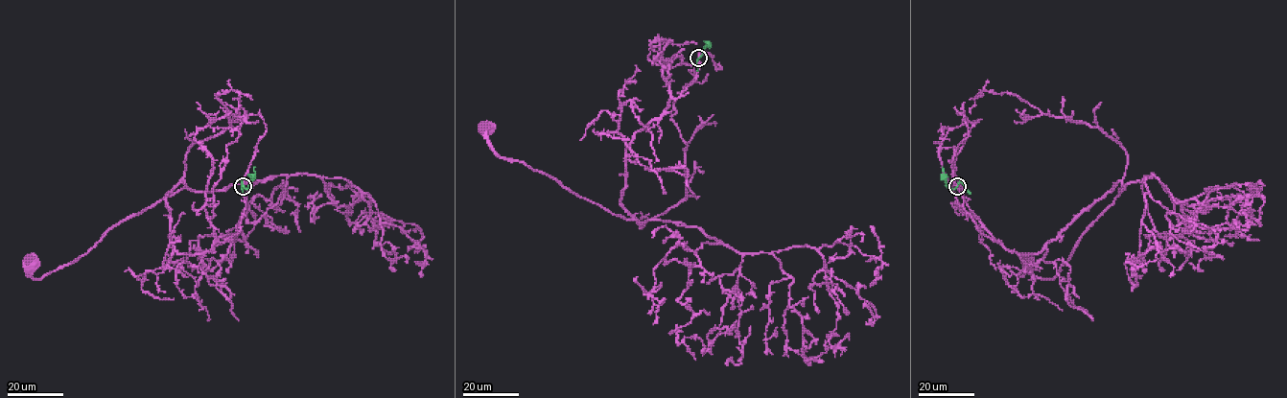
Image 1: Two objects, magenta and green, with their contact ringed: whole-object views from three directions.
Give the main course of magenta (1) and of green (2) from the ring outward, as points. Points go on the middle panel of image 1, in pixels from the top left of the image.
1: (698, 58), (695, 79), (626, 150), (620, 204), (640, 223), (501, 157), (486, 127)
2: (698, 58), (711, 42)

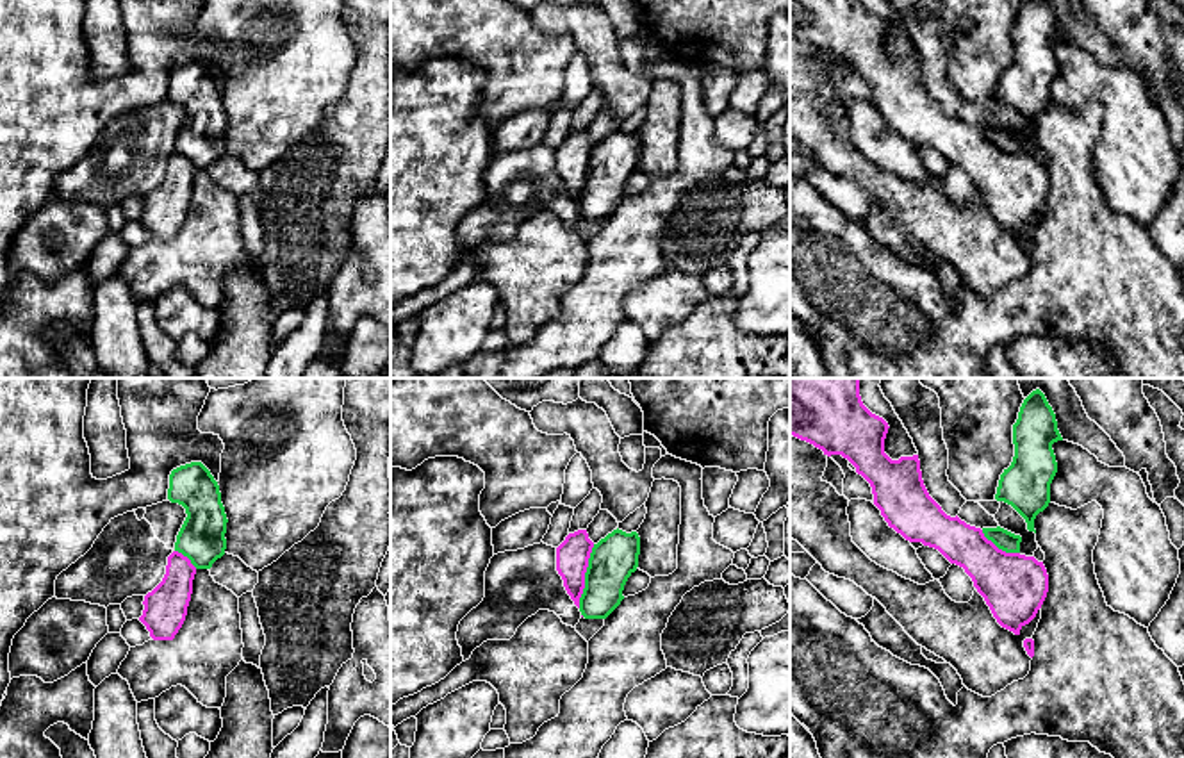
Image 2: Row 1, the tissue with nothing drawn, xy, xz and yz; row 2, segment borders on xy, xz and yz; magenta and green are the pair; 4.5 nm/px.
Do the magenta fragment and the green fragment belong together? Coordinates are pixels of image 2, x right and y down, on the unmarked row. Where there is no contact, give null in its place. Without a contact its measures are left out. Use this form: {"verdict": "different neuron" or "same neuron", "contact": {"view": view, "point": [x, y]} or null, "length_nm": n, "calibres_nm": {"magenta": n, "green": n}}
{"verdict": "different neuron", "contact": {"view": "xz", "point": [583, 177]}, "length_nm": 300, "calibres_nm": {"magenta": 150, "green": 200}}

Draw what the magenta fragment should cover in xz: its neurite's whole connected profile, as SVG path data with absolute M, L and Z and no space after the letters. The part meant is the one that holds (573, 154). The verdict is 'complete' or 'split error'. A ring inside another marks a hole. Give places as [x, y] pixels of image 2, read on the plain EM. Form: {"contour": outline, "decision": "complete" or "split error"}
{"contour": "M587 130L569 134L556 148L556 171L563 180L563 187L574 205L580 209L580 198L585 189L585 173L594 143L588 139Z", "decision": "complete"}

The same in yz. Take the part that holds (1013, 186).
{"contour": "M790 0L790 36L847 59L870 84L888 127L963 168L997 223L1020 235L1048 193L1043 162L1006 153L981 128L947 116L924 86L918 55L892 61L884 54L888 29L861 0Z", "decision": "complete"}

